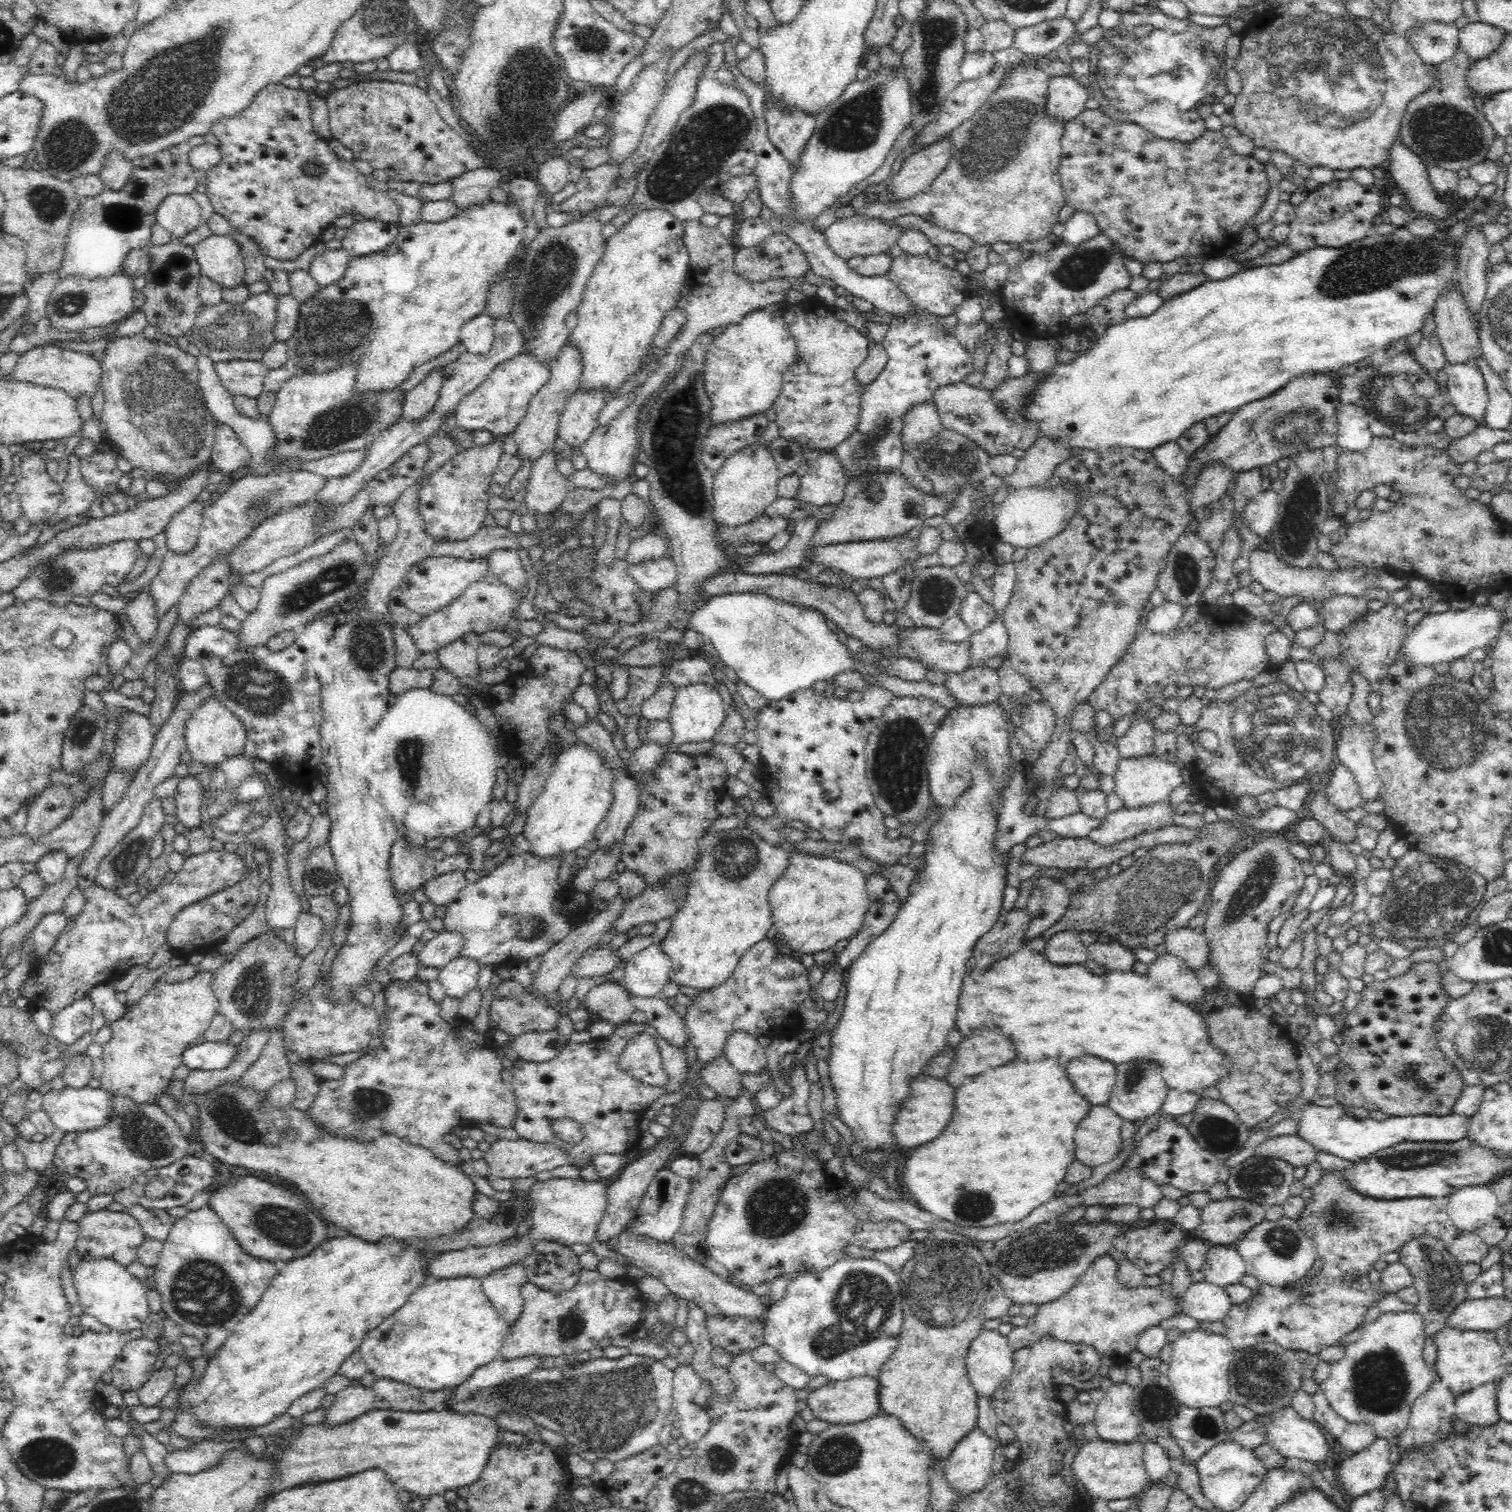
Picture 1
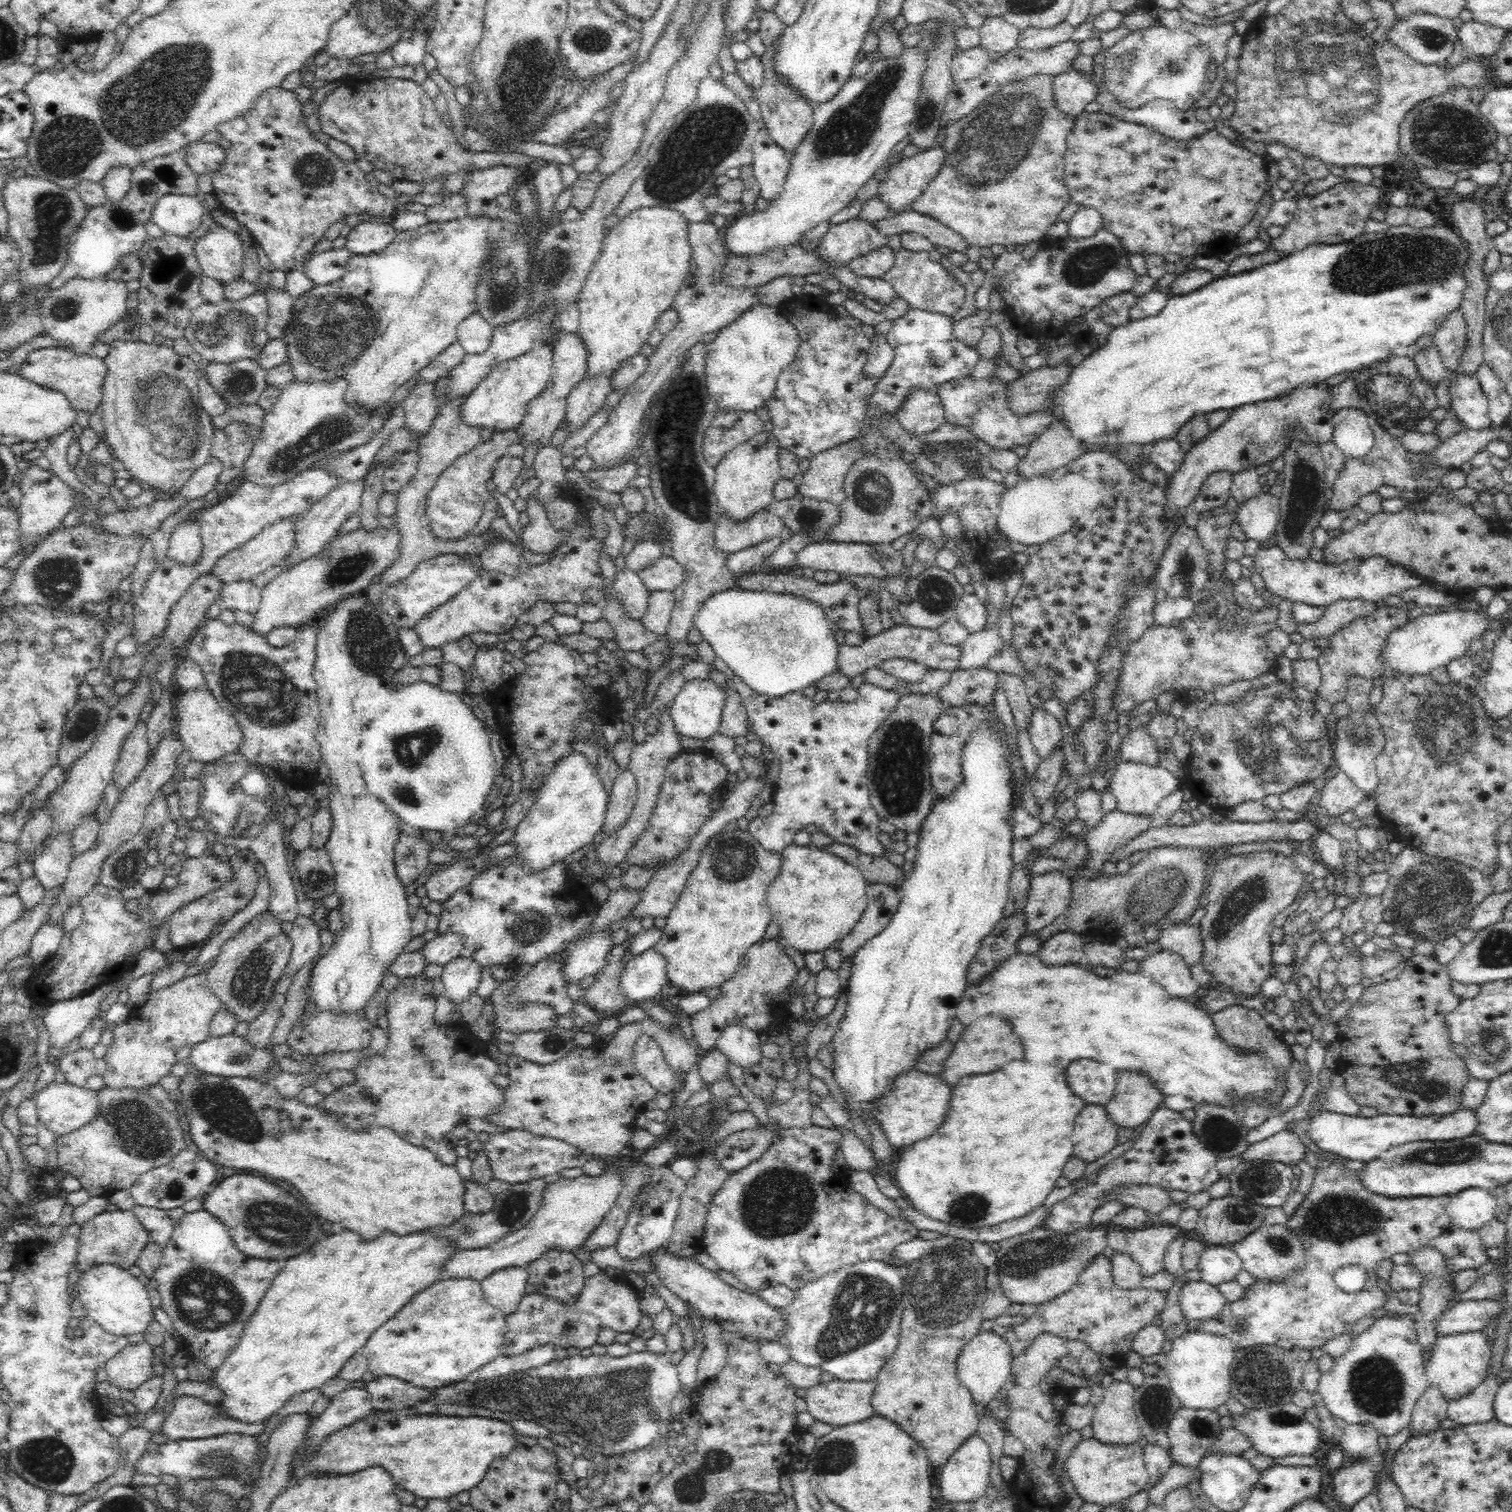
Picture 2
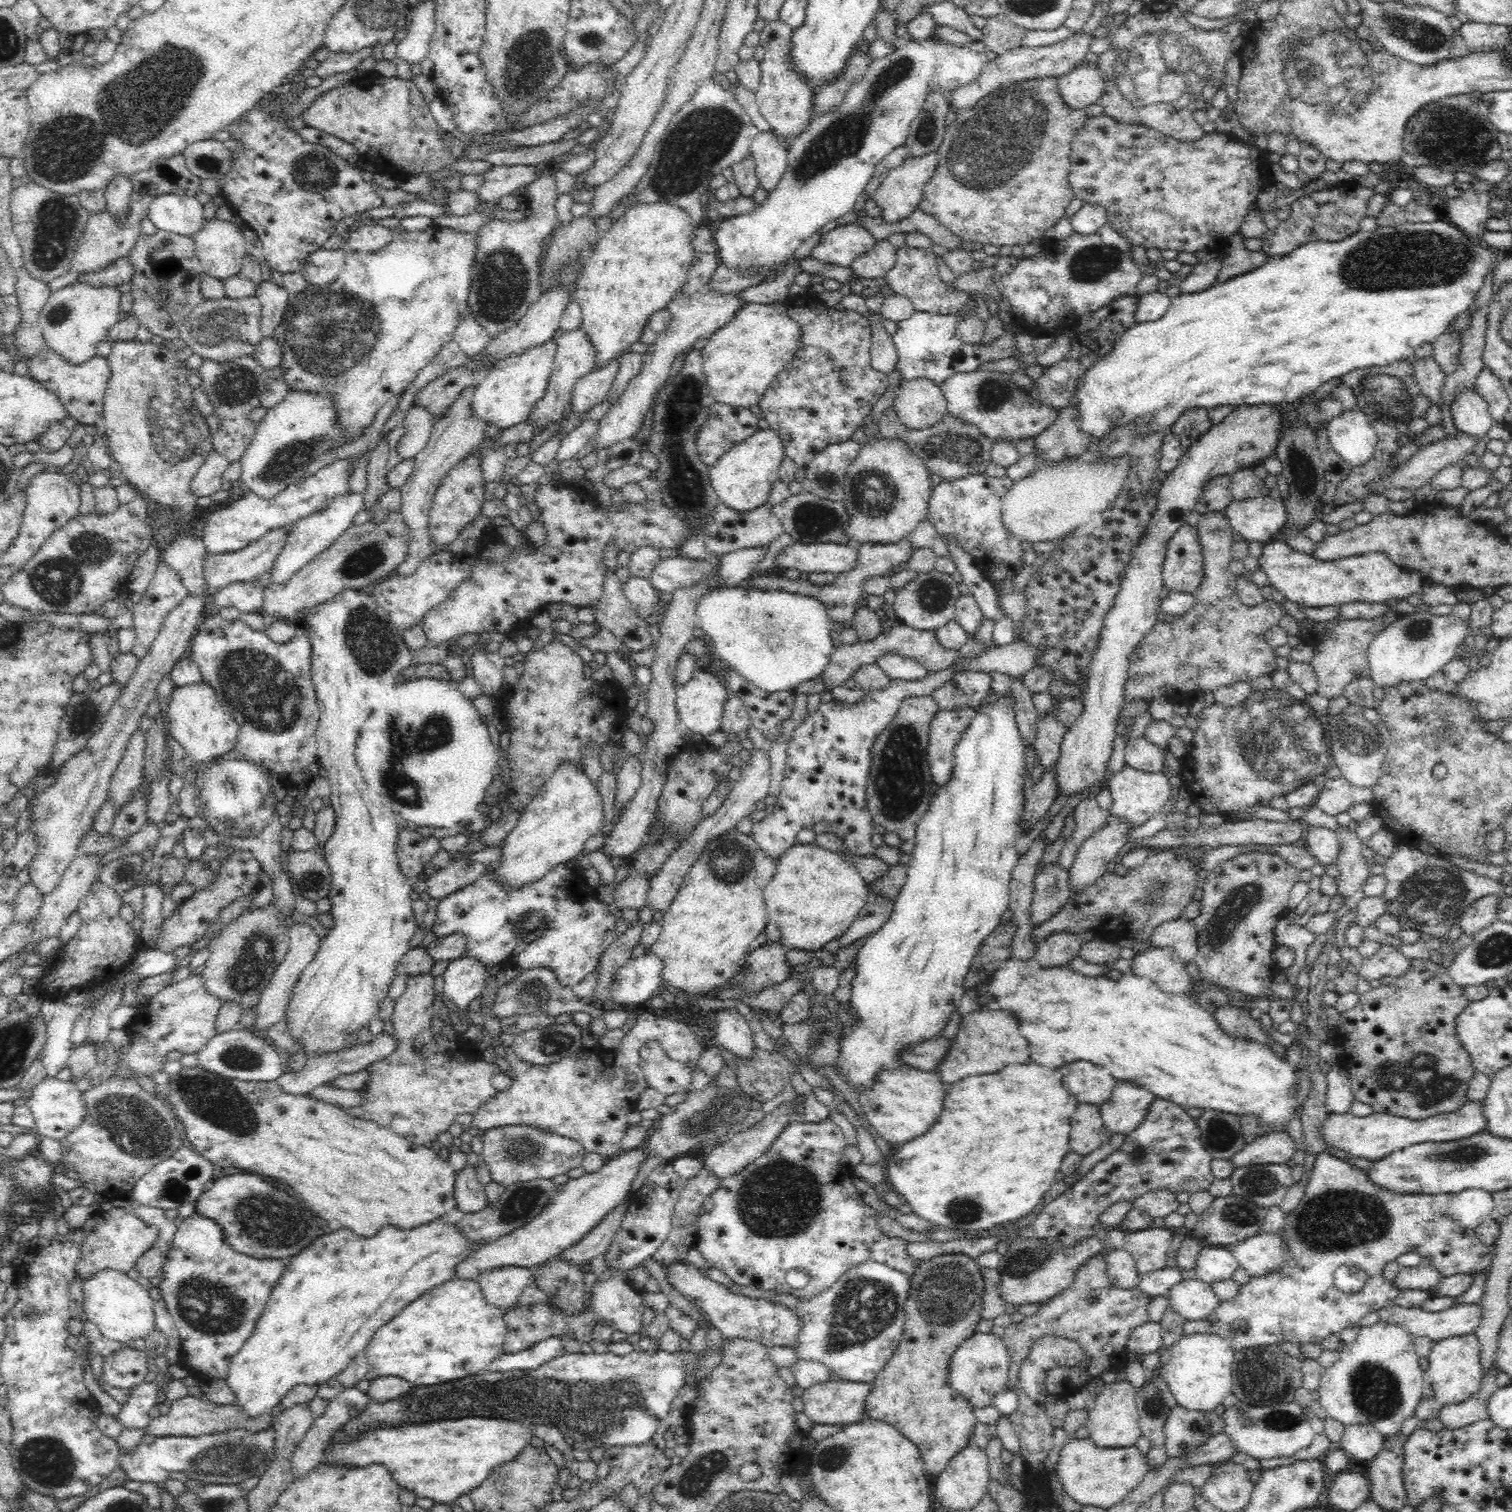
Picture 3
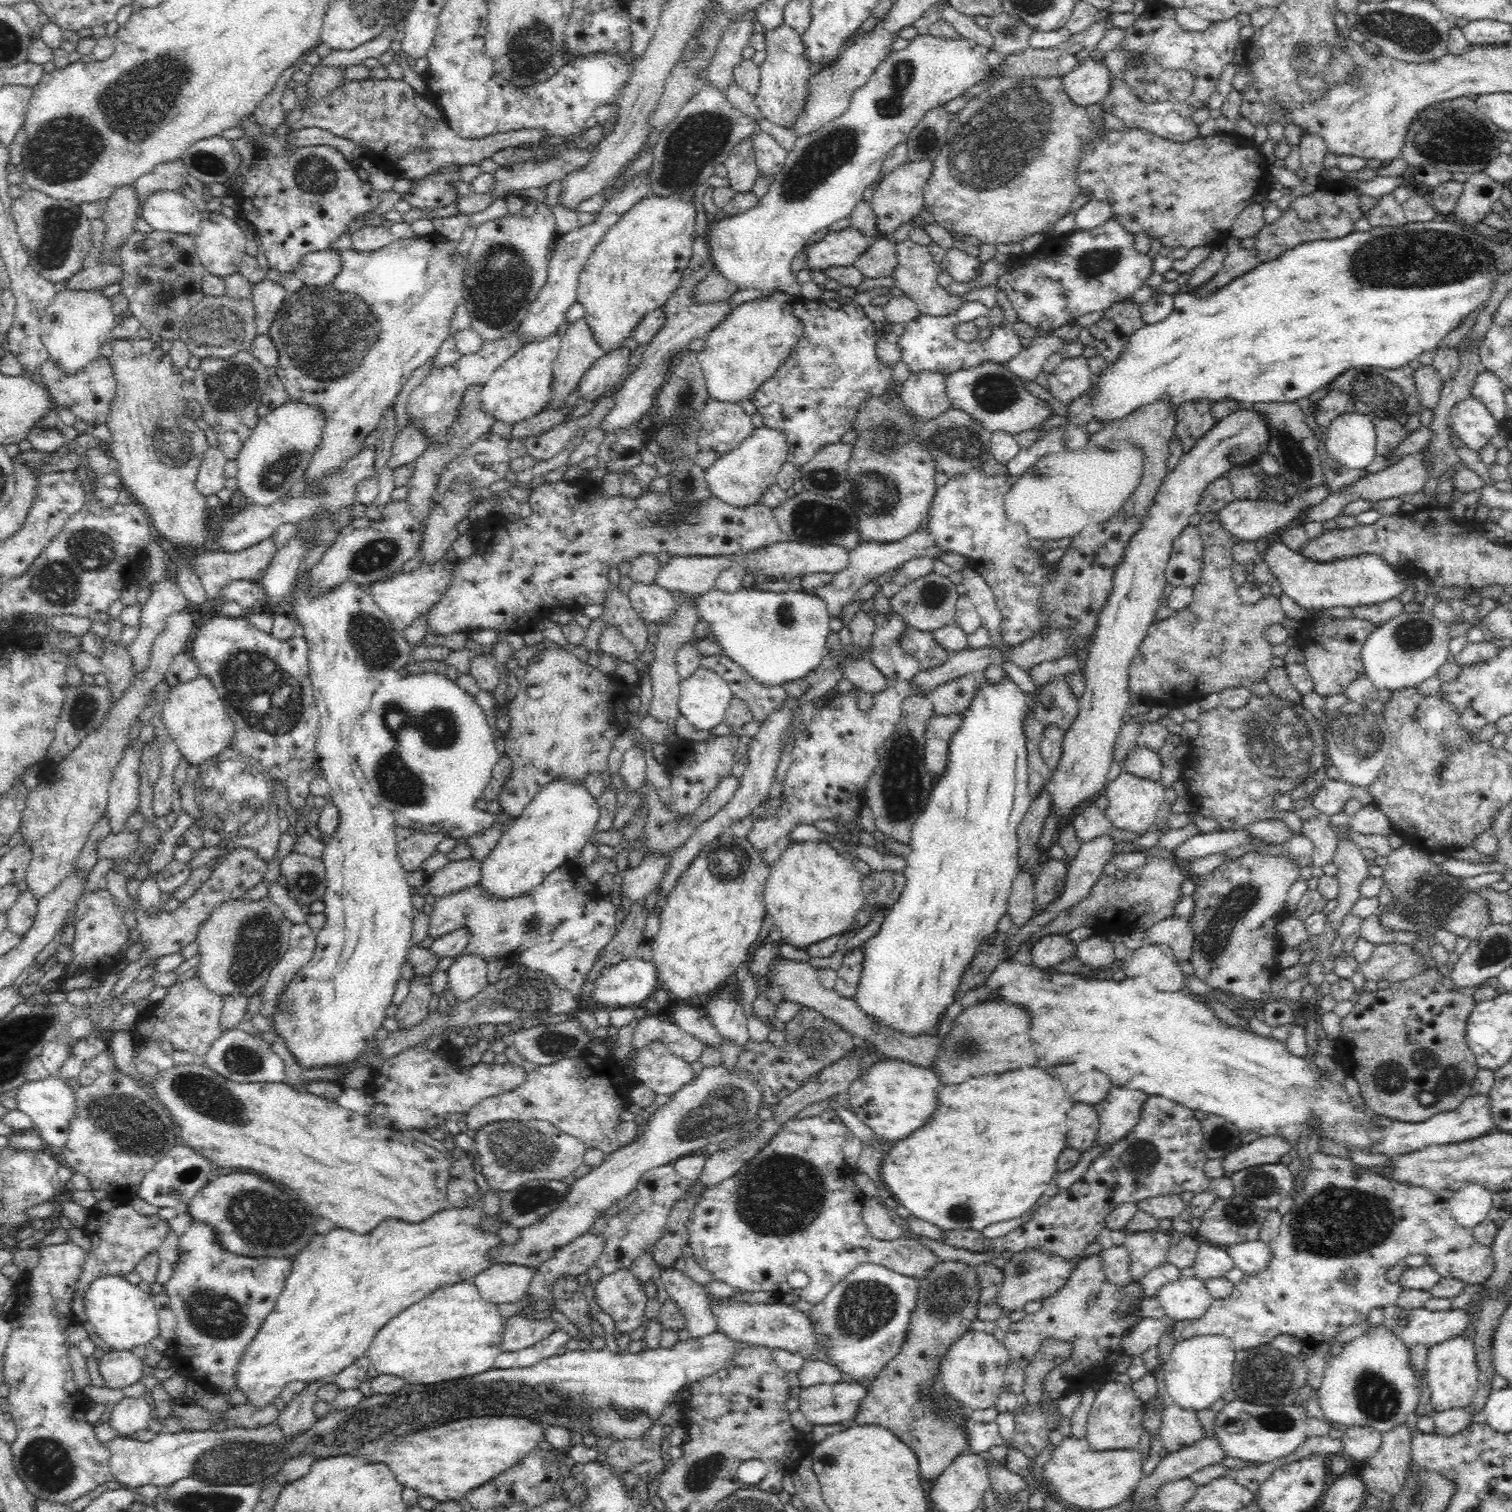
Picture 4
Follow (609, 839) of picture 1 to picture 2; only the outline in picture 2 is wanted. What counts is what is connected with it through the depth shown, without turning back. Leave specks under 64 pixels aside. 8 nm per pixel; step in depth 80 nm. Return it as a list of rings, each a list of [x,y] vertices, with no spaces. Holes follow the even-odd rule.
[[[630,769],[618,773],[610,790],[607,813],[601,831],[603,836],[615,834],[631,815],[637,795],[636,775]]]

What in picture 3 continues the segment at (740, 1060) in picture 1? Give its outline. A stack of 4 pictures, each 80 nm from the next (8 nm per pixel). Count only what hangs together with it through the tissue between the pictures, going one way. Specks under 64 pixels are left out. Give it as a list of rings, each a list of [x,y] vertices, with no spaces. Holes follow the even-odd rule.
[[[735,1008],[718,1010],[713,1032],[715,1040],[728,1052],[732,1052],[735,1059],[750,1060],[754,1056],[753,1052],[757,1046],[752,1031],[745,1018]]]

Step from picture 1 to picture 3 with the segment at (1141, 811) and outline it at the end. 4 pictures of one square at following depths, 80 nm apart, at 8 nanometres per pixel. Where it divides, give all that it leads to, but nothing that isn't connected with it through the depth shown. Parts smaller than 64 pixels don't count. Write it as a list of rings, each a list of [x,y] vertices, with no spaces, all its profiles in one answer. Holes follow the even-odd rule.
[[[1109,815],[1106,824],[1077,850],[1069,871],[1070,895],[1092,886],[1107,874],[1108,864],[1114,862],[1115,855],[1135,833],[1136,826],[1129,826],[1127,822],[1120,822],[1115,816]]]

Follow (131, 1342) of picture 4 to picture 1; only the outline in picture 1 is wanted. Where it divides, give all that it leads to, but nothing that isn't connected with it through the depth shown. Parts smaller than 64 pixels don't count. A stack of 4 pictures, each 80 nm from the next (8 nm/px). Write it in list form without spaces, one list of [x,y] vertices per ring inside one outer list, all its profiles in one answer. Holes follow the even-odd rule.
[[[108,1258],[98,1260],[81,1260],[73,1270],[73,1286],[76,1288],[79,1304],[84,1313],[96,1317],[107,1327],[130,1333],[140,1329],[150,1314],[145,1282],[134,1277],[125,1266]]]

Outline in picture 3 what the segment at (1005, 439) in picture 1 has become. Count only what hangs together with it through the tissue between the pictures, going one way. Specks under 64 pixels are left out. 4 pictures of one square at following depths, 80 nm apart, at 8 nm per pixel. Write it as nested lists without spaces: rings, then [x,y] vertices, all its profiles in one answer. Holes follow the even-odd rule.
[[[976,369],[972,372],[957,372],[940,384],[942,395],[947,402],[947,412],[964,422],[980,429],[982,434],[994,442],[1006,439],[1014,444],[1024,437],[1035,437],[1052,426],[1059,411],[1052,405],[1036,401],[1012,382],[1012,376],[1005,372]]]

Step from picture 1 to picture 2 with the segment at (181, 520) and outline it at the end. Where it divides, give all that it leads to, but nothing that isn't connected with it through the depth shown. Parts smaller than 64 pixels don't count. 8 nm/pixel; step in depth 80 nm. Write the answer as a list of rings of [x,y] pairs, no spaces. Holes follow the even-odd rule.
[[[195,514],[176,526],[169,538],[167,559],[184,566],[198,562],[202,554],[202,537]]]

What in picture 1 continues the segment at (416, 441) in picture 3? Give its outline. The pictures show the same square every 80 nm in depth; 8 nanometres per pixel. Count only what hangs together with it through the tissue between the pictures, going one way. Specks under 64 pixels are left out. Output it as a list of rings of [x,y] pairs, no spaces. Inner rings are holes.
[[[434,369],[414,389],[405,392],[402,416],[408,420],[422,420],[422,416],[432,412],[444,380],[446,380],[444,369],[441,371]]]

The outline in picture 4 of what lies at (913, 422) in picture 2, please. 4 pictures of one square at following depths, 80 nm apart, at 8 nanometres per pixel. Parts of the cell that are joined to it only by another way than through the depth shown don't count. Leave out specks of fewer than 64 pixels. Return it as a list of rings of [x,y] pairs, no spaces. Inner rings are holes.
[[[922,371],[911,373],[900,391],[900,402],[914,412],[918,423],[925,423],[950,407],[950,399],[946,394],[948,373],[940,371]]]

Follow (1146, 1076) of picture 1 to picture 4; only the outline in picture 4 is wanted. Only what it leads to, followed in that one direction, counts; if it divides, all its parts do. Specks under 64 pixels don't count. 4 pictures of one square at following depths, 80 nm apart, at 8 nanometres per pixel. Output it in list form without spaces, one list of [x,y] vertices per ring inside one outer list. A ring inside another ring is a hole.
[[[1113,1087],[1107,1098],[1093,1106],[1099,1119],[1098,1138],[1094,1147],[1112,1145],[1126,1137],[1138,1124],[1142,1104],[1146,1095],[1141,1091],[1127,1090],[1123,1087]]]

